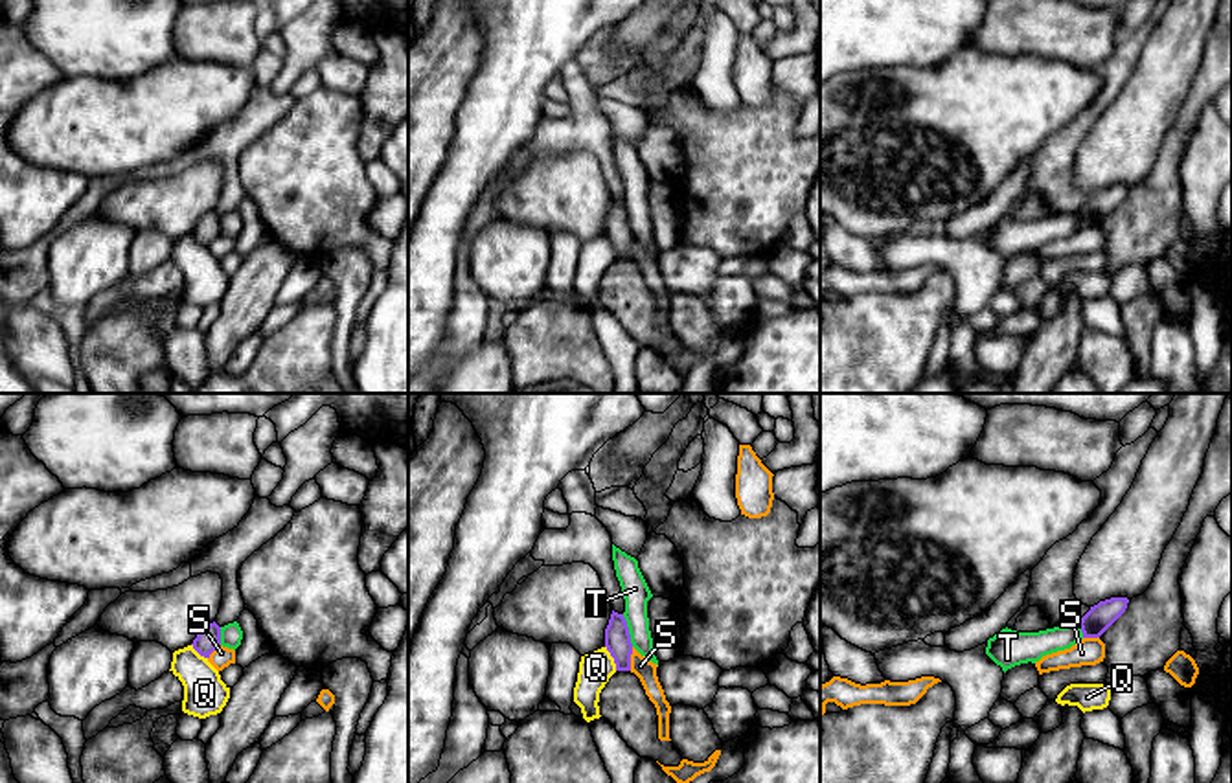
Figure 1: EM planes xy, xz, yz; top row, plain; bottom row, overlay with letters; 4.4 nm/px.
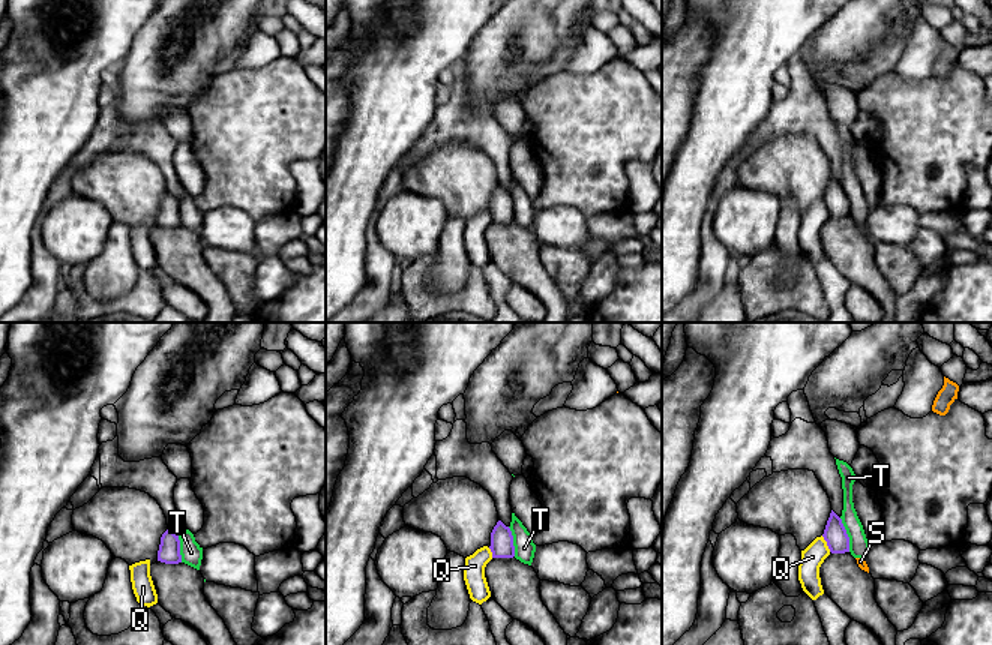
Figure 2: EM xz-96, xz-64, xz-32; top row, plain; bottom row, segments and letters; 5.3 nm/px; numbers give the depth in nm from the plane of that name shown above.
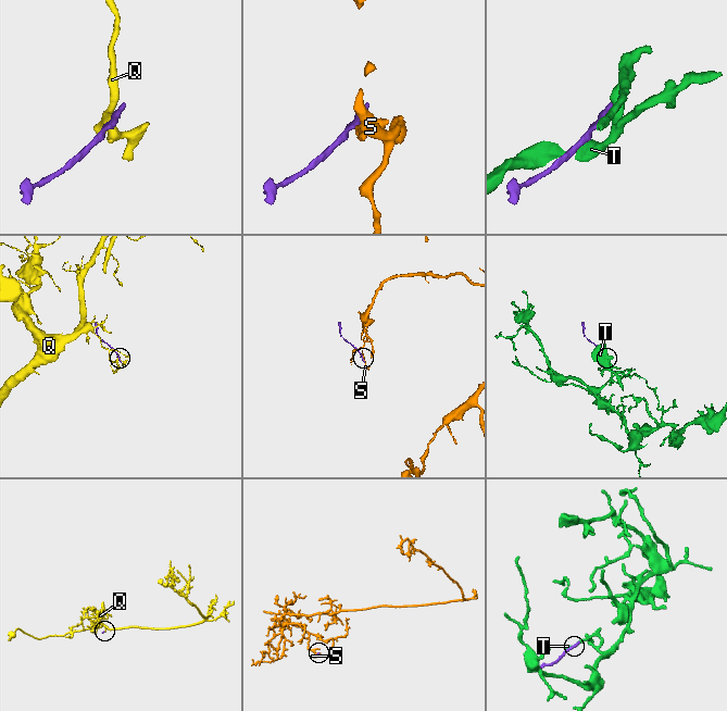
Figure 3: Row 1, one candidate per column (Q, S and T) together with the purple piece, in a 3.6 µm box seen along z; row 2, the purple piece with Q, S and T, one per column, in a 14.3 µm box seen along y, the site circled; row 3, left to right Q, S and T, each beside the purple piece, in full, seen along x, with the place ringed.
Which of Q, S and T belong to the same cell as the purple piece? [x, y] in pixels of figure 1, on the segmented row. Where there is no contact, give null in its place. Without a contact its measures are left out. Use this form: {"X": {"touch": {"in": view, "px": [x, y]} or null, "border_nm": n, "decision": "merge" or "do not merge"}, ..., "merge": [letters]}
{"Q": {"touch": {"in": "xz", "px": [613, 657]}, "border_nm": 120, "decision": "do not merge"}, "S": {"touch": {"in": "xz", "px": [629, 658]}, "border_nm": 110, "decision": "do not merge"}, "T": {"touch": {"in": "xz", "px": [627, 631]}, "border_nm": 150, "decision": "do not merge"}, "merge": []}

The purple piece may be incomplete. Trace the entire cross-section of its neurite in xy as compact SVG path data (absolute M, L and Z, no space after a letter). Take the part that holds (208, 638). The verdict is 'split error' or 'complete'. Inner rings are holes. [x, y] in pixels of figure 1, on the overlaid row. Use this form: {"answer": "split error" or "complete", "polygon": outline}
{"answer": "complete", "polygon": "M215 621L202 627L191 645L200 656L210 658L221 645L221 627Z"}

